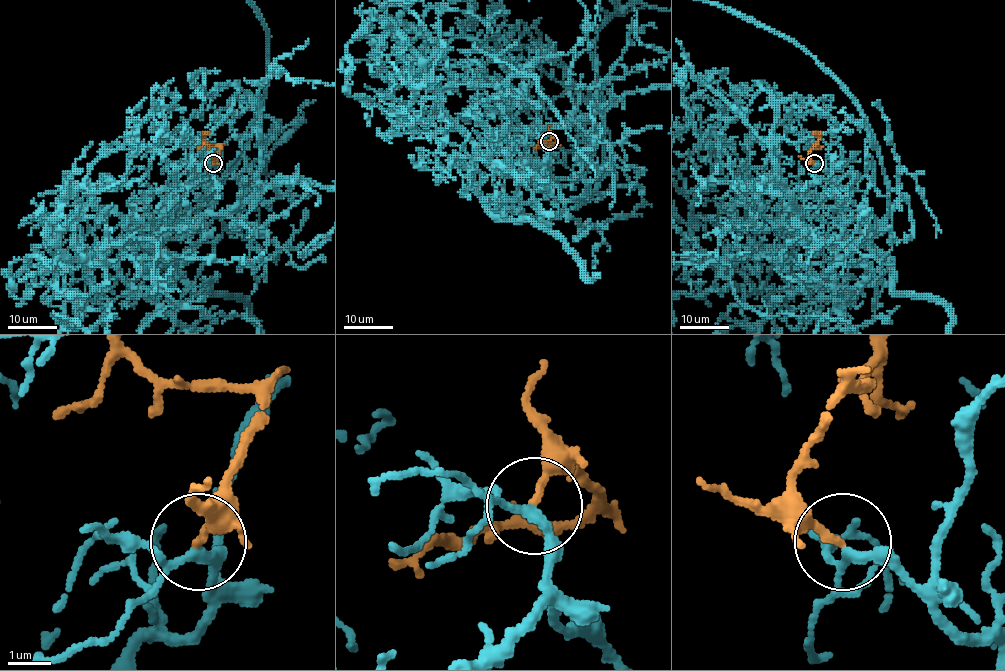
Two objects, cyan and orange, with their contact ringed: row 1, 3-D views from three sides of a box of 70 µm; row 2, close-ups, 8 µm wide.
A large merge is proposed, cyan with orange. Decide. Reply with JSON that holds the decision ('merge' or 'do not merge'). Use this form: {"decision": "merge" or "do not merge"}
{"decision": "merge"}

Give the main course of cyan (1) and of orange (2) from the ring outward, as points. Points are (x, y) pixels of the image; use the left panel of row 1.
1: (213, 163), (197, 215), (208, 223), (258, 110), (267, 29)
2: (213, 163), (220, 147), (204, 140), (204, 135), (210, 132)

